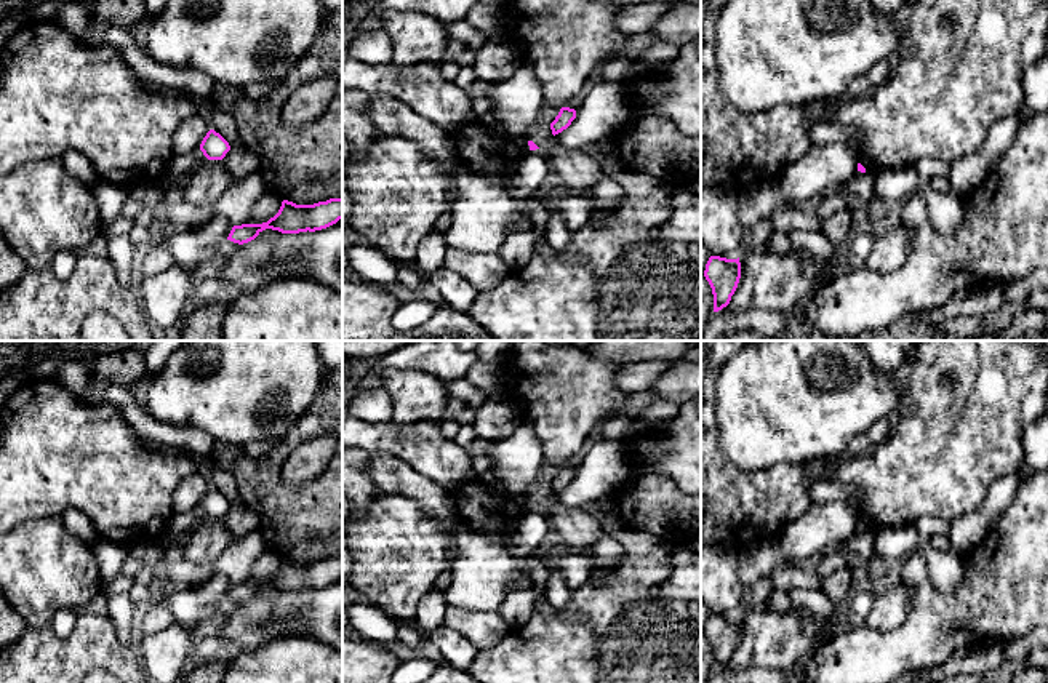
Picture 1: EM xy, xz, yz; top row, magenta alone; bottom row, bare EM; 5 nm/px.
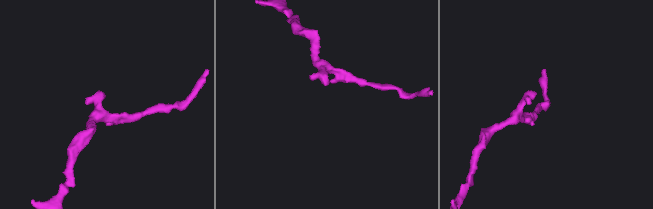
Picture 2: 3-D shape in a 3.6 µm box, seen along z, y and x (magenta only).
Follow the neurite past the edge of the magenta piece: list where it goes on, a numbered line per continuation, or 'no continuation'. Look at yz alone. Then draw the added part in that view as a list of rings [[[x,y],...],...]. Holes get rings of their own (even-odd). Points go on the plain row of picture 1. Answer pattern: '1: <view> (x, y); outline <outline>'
no continuation

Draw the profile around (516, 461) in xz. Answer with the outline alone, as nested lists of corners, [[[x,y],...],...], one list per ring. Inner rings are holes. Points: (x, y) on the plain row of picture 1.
[[[528,421],[504,440],[491,443],[491,472],[507,493],[525,494],[544,464],[541,441]]]

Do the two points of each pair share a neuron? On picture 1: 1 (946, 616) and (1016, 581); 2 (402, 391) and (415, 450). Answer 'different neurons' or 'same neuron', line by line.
1: same neuron
2: different neurons

